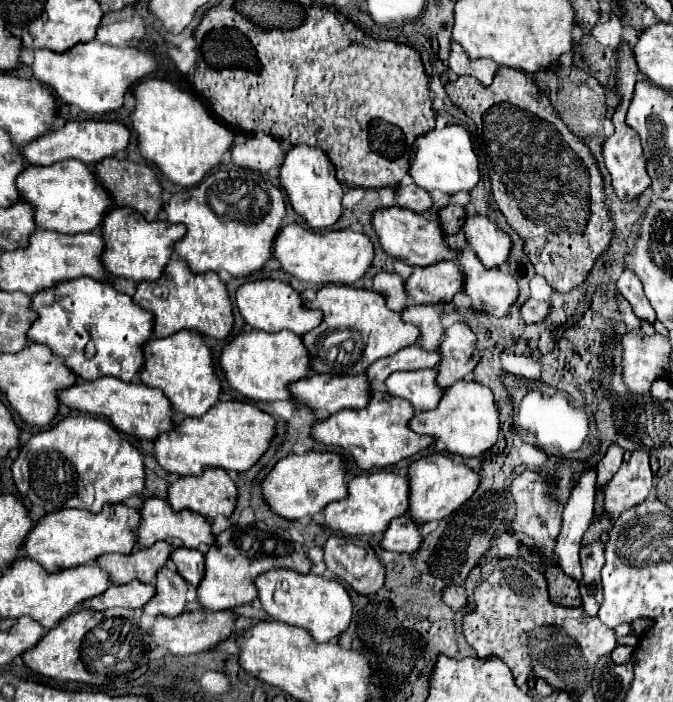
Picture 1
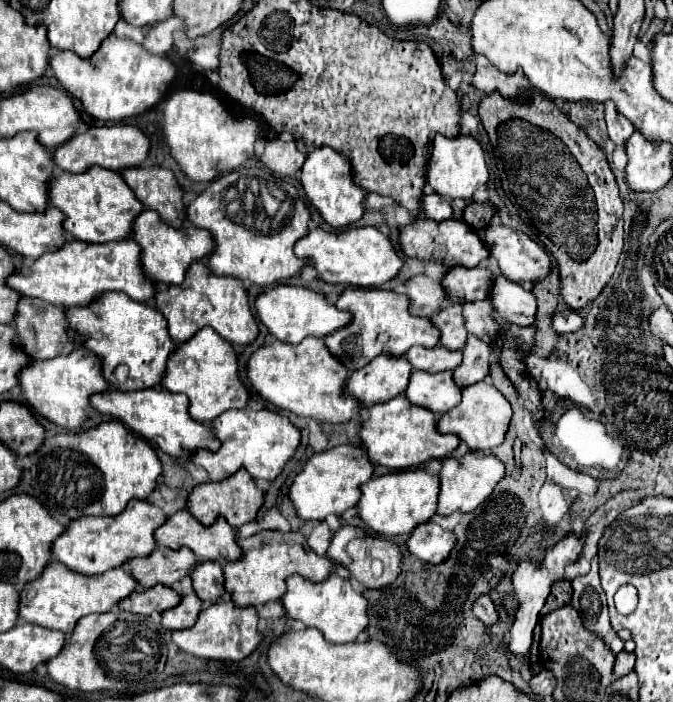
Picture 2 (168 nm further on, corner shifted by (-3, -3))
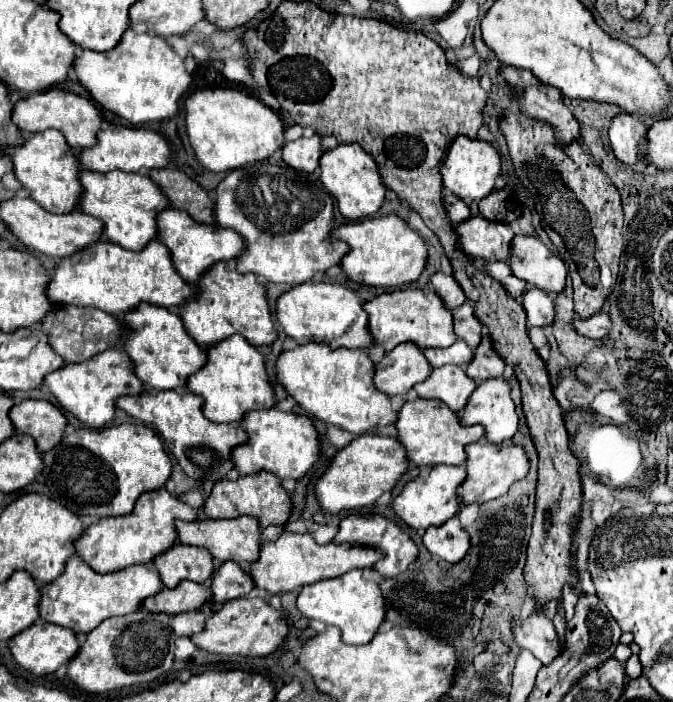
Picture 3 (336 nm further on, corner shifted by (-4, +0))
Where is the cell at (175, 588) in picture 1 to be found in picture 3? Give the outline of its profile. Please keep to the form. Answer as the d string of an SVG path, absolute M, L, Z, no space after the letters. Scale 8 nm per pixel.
M184 612L172 618L172 628L176 632L176 636L194 636L198 632L204 630L206 624L206 616L204 612Z

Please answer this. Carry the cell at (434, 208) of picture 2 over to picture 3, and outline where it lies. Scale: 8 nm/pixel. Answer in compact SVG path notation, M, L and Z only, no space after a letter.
M448 192L444 194L444 206L446 206L446 212L448 212L452 224L460 224L470 218L470 208L464 204L464 200L460 200L454 194L448 194Z

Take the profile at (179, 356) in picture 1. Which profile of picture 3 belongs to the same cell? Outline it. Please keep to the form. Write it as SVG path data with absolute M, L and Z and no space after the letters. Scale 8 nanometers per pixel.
M238 334L208 350L206 366L190 376L186 388L206 400L204 414L212 422L240 422L246 412L272 408L276 404L274 388L266 374L266 358Z

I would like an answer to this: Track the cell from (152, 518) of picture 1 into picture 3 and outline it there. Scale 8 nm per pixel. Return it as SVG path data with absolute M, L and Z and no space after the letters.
M238 516L232 520L196 520L196 522L176 522L176 532L178 532L178 540L182 544L188 546L206 546L210 550L210 554L214 556L216 564L222 562L236 562L236 564L252 564L260 558L260 524L258 520L250 518L250 516Z

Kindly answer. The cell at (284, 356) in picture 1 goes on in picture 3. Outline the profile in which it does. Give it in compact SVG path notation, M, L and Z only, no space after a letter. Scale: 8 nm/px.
M310 342L282 352L276 370L288 394L308 414L360 436L376 426L390 426L398 420L398 412L390 406L390 396L374 386L374 366L374 360L364 350L332 350L326 344Z

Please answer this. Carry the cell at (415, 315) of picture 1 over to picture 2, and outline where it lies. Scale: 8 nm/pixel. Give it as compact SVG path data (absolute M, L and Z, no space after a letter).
M449 305L445 309L439 309L433 317L431 323L441 331L439 343L447 349L461 349L467 339L465 331L465 321L461 315L461 305Z

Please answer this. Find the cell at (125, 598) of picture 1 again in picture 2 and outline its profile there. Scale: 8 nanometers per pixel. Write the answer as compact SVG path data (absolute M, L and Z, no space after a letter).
M155 585L151 589L135 589L129 597L117 603L117 609L137 613L137 615L151 615L153 611L165 611L179 603L181 595L165 585Z

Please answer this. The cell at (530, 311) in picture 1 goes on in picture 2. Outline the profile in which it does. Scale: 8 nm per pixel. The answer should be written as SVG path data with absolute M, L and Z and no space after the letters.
M559 311L553 315L551 325L557 333L571 333L577 331L583 323L583 317L577 311Z

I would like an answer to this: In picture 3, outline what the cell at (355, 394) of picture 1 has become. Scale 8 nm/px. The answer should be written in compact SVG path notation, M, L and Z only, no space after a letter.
M404 342L378 362L374 384L378 390L396 396L406 394L414 384L426 380L430 374L432 366L426 360L424 350L412 342Z

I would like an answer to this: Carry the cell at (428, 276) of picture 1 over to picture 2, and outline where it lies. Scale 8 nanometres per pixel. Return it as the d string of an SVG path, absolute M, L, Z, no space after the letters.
M449 267L441 279L441 287L449 303L469 303L477 299L487 299L491 283L493 273L481 267Z

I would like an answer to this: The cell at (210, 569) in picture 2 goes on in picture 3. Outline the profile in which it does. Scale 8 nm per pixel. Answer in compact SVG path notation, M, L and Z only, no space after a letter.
M226 562L212 576L212 596L216 604L246 596L254 588L252 576L238 564Z

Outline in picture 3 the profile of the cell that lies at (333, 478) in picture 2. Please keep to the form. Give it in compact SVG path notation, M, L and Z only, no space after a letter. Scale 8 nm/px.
M364 434L352 440L350 446L342 448L332 460L326 474L316 484L318 502L324 510L338 514L346 510L356 510L374 504L384 492L392 492L398 480L408 472L410 460L406 456L406 448L388 436Z

